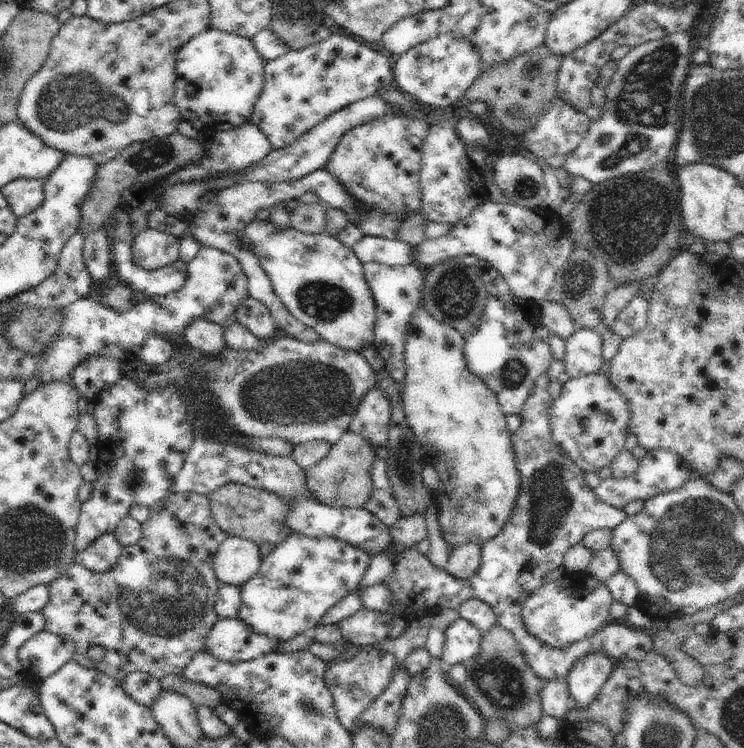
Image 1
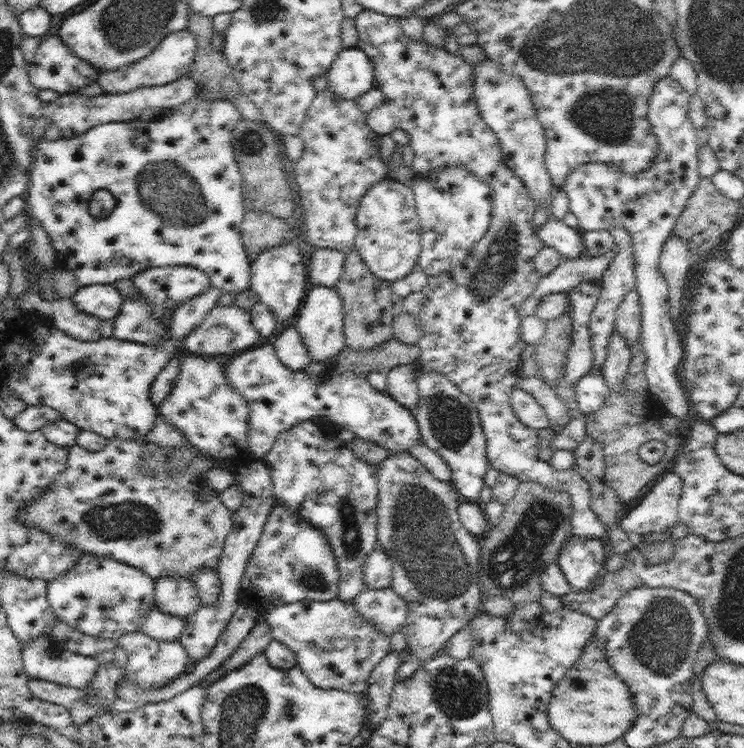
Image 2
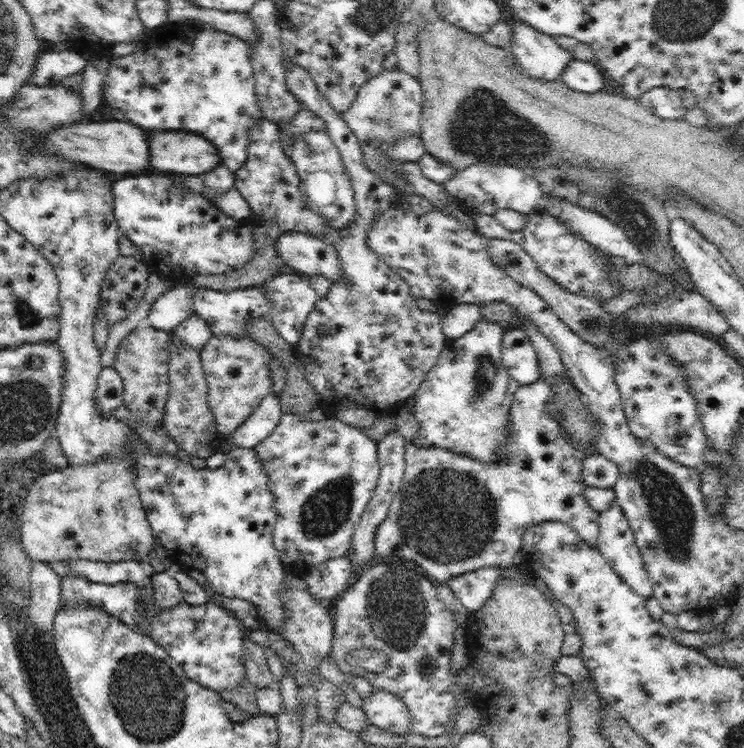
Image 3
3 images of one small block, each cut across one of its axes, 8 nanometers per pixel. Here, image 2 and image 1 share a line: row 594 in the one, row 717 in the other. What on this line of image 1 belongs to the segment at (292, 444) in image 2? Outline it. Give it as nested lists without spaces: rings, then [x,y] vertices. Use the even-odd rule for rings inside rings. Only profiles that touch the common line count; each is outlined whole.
[[[360,649],[363,649],[362,652],[353,660],[332,664],[324,675],[327,689],[334,699],[337,717],[348,732],[354,728],[358,716],[389,687],[397,668],[395,656],[392,653],[377,649]]]

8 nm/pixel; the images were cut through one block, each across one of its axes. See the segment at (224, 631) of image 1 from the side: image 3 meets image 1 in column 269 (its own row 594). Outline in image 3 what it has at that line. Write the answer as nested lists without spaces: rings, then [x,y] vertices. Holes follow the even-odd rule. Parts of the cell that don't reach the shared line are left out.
[[[614,502],[601,514],[599,526],[598,548],[604,558],[612,565],[612,568],[620,575],[620,578],[628,585],[634,593],[639,594],[645,600],[653,597],[652,581],[645,569],[644,561],[635,541],[635,536],[627,518],[624,517],[620,506]]]

